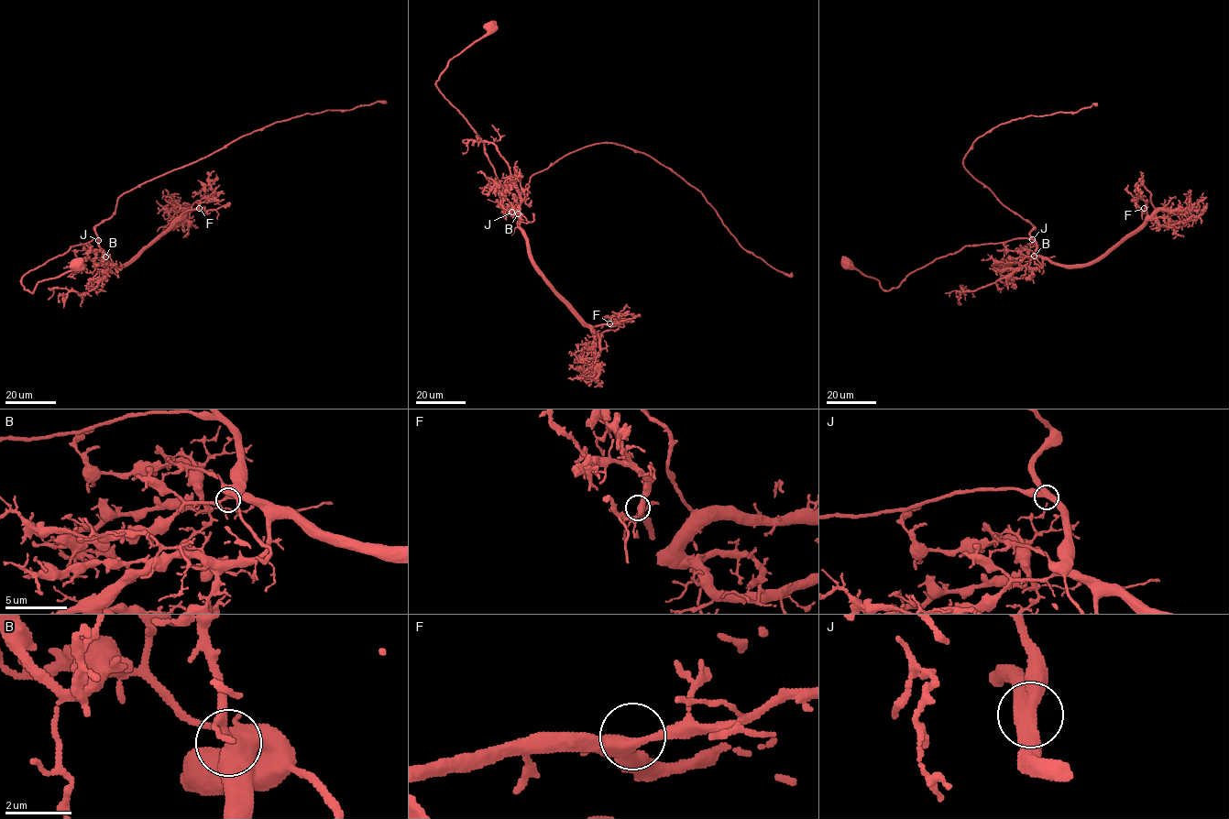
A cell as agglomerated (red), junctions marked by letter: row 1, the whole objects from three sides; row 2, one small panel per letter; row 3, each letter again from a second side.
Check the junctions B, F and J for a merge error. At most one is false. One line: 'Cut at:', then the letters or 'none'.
Cut at: none

